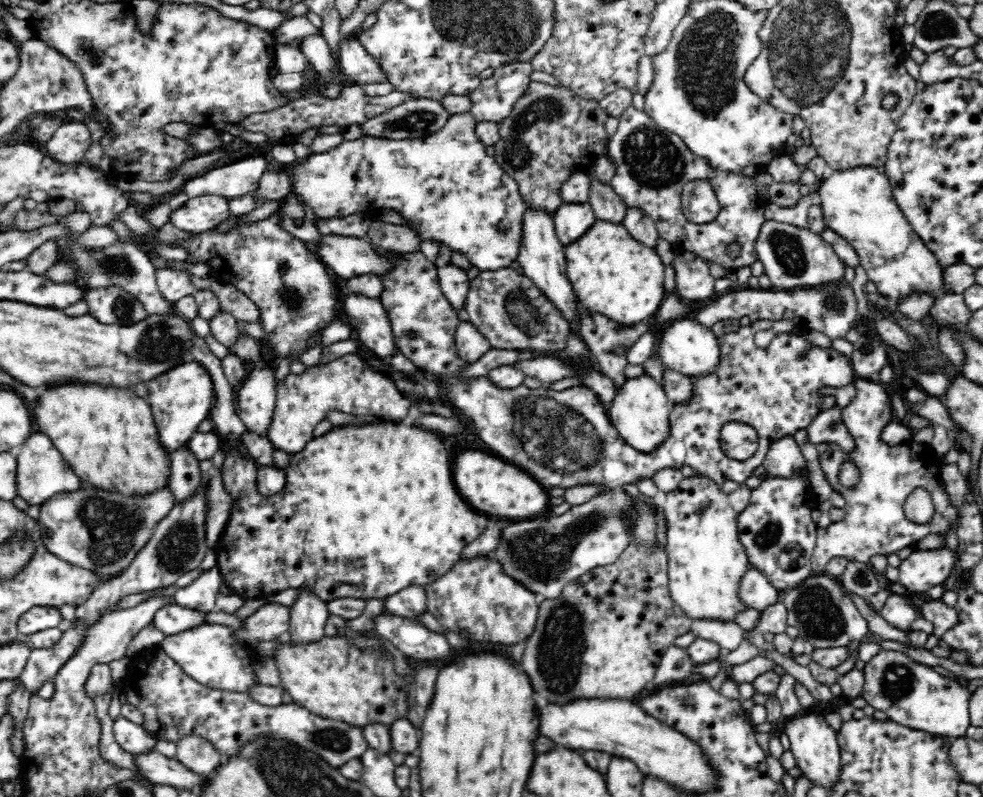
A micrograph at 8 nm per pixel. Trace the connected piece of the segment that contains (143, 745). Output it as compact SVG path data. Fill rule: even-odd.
M119 716L114 720L113 730L117 744L133 756L146 754L156 748L157 740L144 727L124 717Z

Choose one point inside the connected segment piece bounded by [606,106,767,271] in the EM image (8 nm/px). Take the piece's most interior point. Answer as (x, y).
(652, 165)

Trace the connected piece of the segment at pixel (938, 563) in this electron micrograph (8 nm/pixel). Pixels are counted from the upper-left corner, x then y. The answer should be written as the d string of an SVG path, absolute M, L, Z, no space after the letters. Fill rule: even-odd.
M946 546L934 550L915 549L900 563L898 581L909 593L926 592L932 586L943 585L952 574L954 564L959 562L958 554Z

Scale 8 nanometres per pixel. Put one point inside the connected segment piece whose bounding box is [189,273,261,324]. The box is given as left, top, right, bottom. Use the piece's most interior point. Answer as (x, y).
(234, 301)

